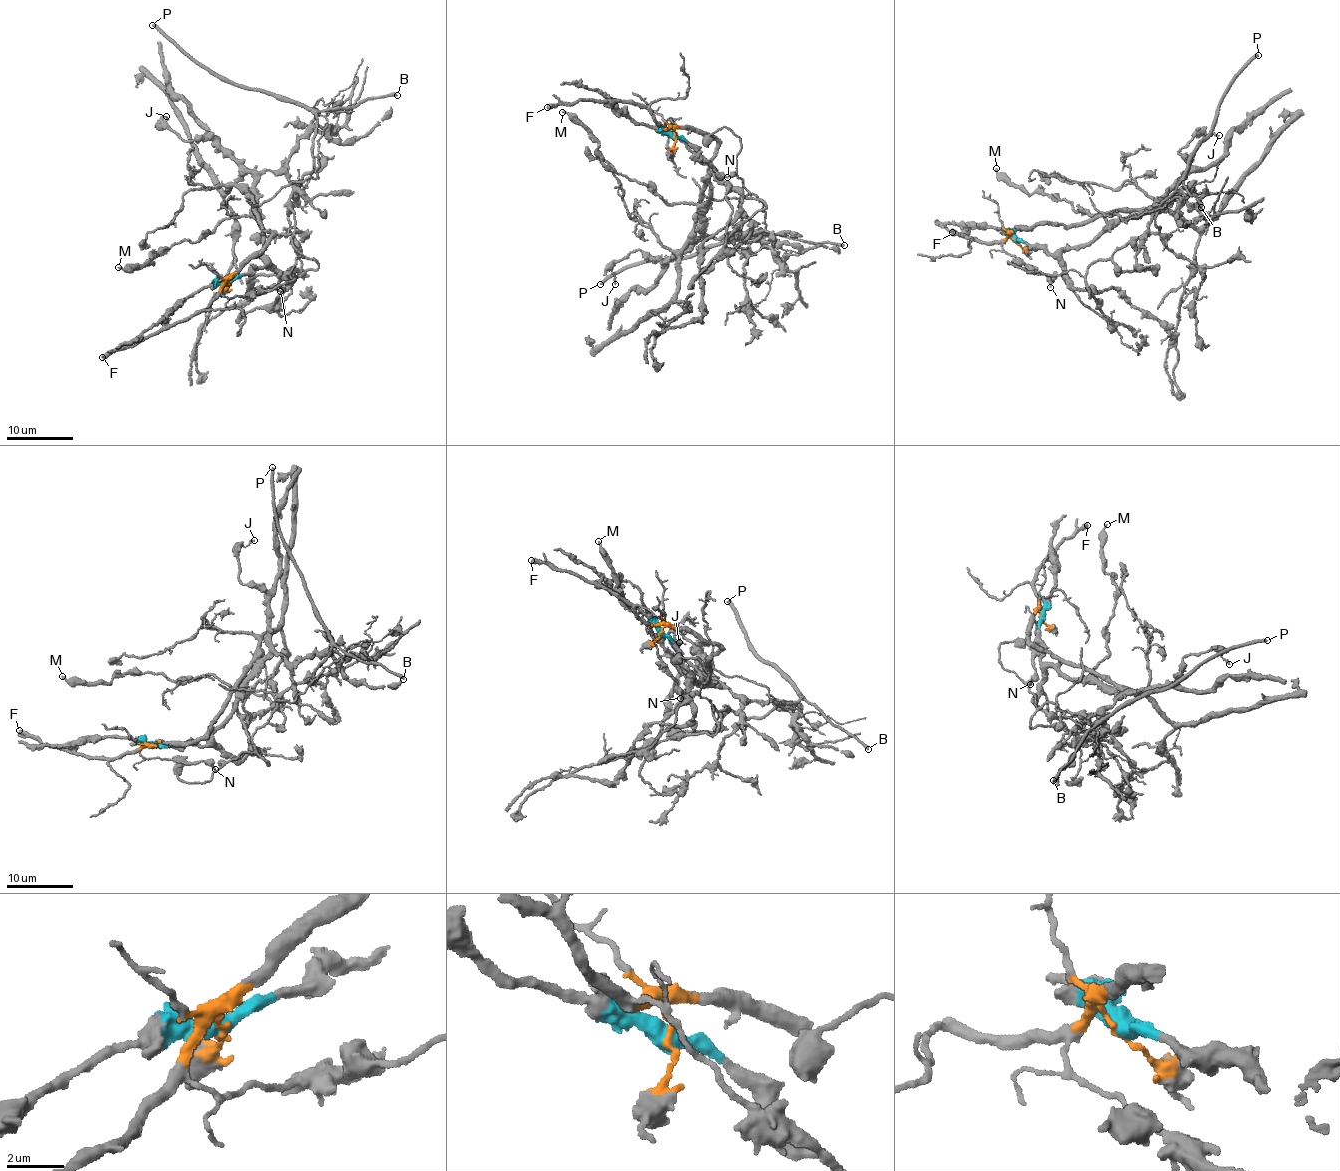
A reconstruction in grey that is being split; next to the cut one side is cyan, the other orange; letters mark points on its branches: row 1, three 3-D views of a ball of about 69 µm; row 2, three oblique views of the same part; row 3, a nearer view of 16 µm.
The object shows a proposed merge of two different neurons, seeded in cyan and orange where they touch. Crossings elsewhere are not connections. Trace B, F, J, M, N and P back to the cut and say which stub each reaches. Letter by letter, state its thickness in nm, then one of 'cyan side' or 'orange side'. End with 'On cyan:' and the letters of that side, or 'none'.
B: 320 nm thick; orange side
F: 480 nm thick; orange side
J: 110 nm thick; cyan side
M: 190 nm thick; cyan side
N: 280 nm thick; orange side
P: 320 nm thick; orange side
On cyan: J, M

